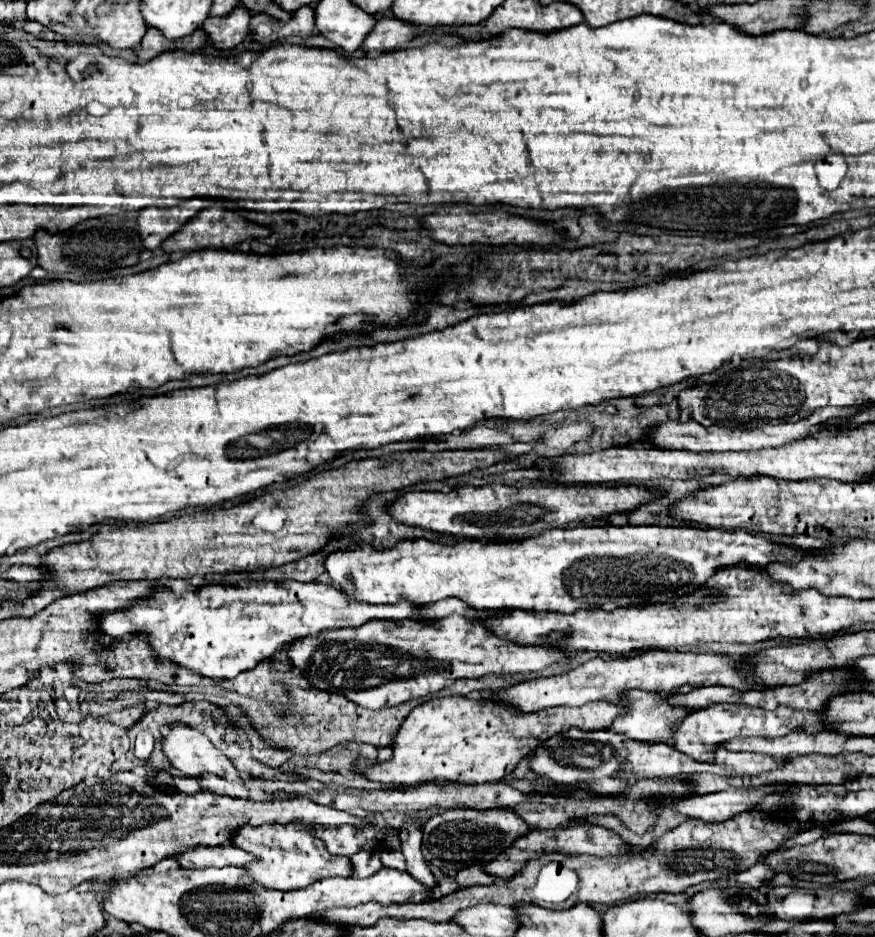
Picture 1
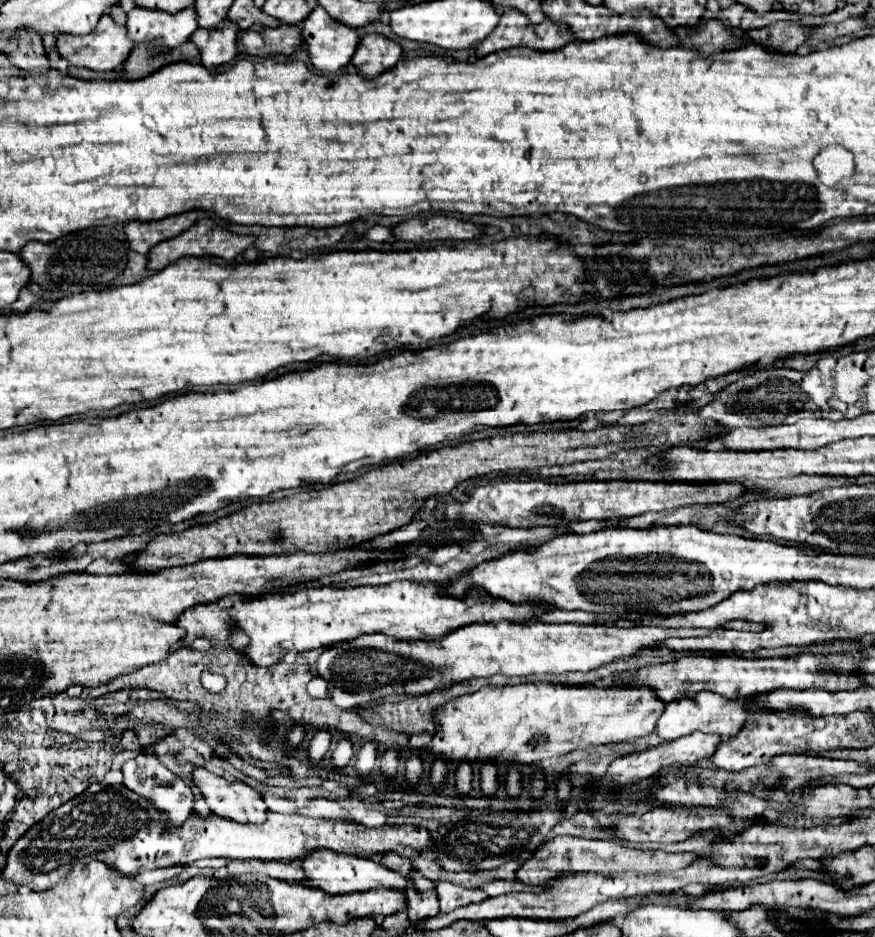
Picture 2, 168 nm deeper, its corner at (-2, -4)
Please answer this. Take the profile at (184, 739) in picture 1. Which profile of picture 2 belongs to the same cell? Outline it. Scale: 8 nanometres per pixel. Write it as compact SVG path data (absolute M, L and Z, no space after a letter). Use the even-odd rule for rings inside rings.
M202 767L194 771L194 783L200 787L212 813L236 823L264 823L268 807L264 799L252 787L226 781L224 777L210 773Z

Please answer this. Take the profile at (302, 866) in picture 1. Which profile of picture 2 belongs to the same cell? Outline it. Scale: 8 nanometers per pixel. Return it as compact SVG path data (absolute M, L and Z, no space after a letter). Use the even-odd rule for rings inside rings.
M328 849L314 851L310 857L306 857L302 861L302 867L304 867L306 875L308 875L308 879L302 881L302 885L318 887L318 889L324 889L326 893L332 893L332 895L368 891L368 889L378 889L378 887L406 891L408 881L410 881L408 877L404 877L404 875L400 875L400 873L372 861L372 859L362 859L362 857L352 857L352 855L338 855L338 853L332 853Z

